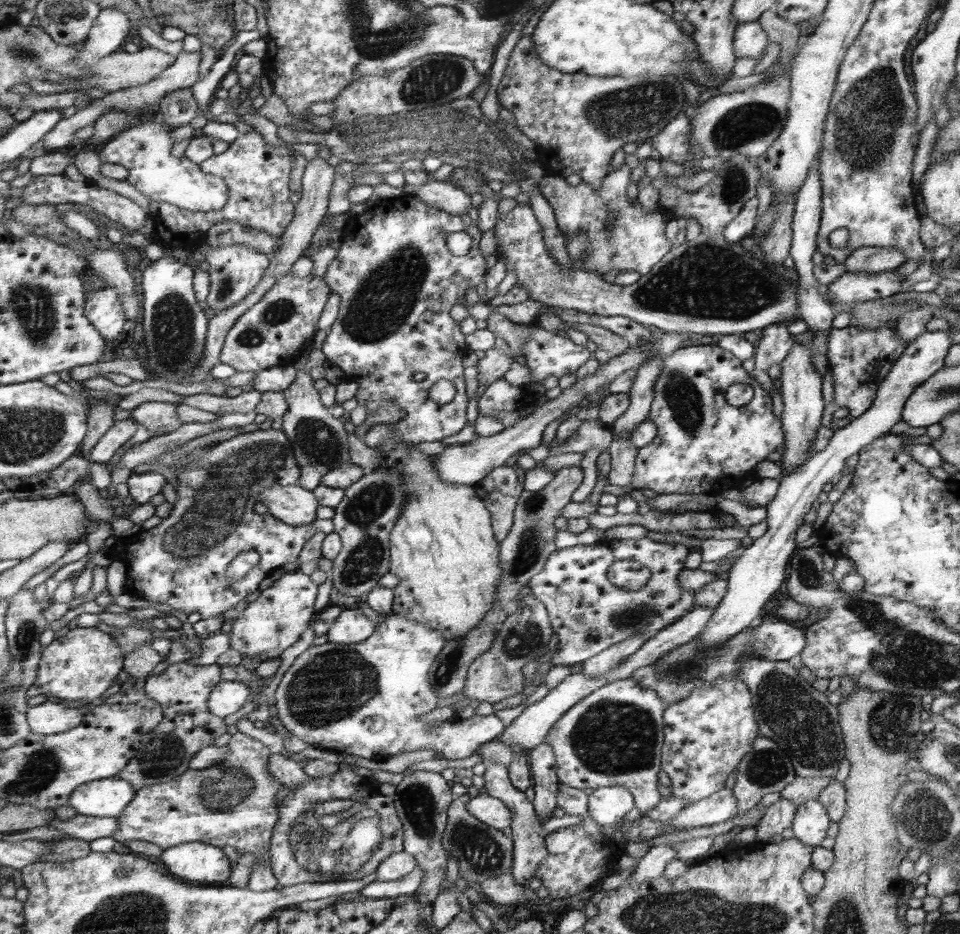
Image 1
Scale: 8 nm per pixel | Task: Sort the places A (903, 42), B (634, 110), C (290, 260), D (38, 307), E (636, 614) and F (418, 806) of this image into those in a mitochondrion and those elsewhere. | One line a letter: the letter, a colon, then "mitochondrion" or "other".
A: other
B: mitochondrion
C: other
D: mitochondrion
E: mitochondrion
F: mitochondrion

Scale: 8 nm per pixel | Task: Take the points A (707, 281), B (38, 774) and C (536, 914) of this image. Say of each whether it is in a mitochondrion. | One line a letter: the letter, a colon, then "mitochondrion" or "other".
A: mitochondrion
B: mitochondrion
C: other

